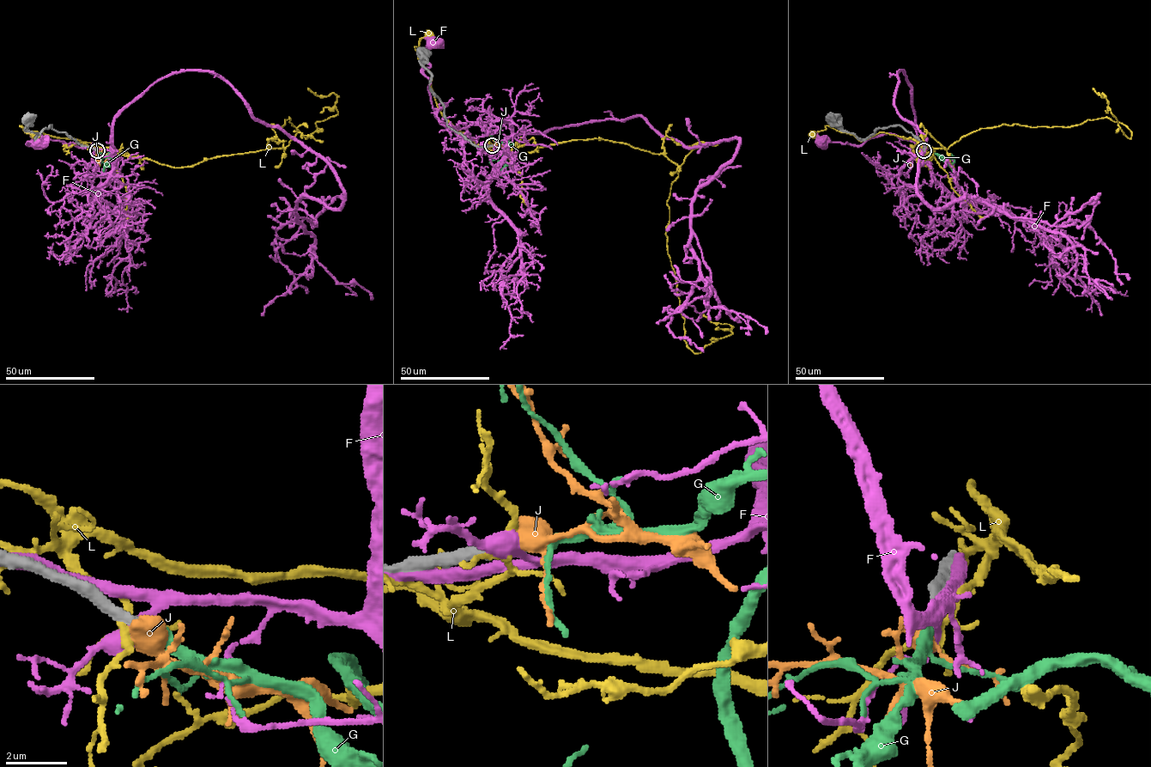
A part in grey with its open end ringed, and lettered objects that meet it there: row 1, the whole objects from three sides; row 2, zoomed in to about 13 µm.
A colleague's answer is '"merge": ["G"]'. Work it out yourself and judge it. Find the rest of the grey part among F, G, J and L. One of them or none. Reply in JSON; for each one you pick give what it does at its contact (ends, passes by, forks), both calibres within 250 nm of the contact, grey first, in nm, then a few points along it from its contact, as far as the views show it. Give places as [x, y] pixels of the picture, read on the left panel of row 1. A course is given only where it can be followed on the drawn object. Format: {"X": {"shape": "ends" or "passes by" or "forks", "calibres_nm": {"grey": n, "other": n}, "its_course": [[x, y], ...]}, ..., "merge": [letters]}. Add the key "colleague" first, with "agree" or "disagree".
{"colleague": "agree", "G": {"shape": "passes by", "calibres_nm": {"grey": 340, "other": 240}, "its_course": [[97, 150], [113, 159], [108, 153], [111, 158], [102, 161], [96, 158], [100, 153]]}, "merge": ["G"]}

